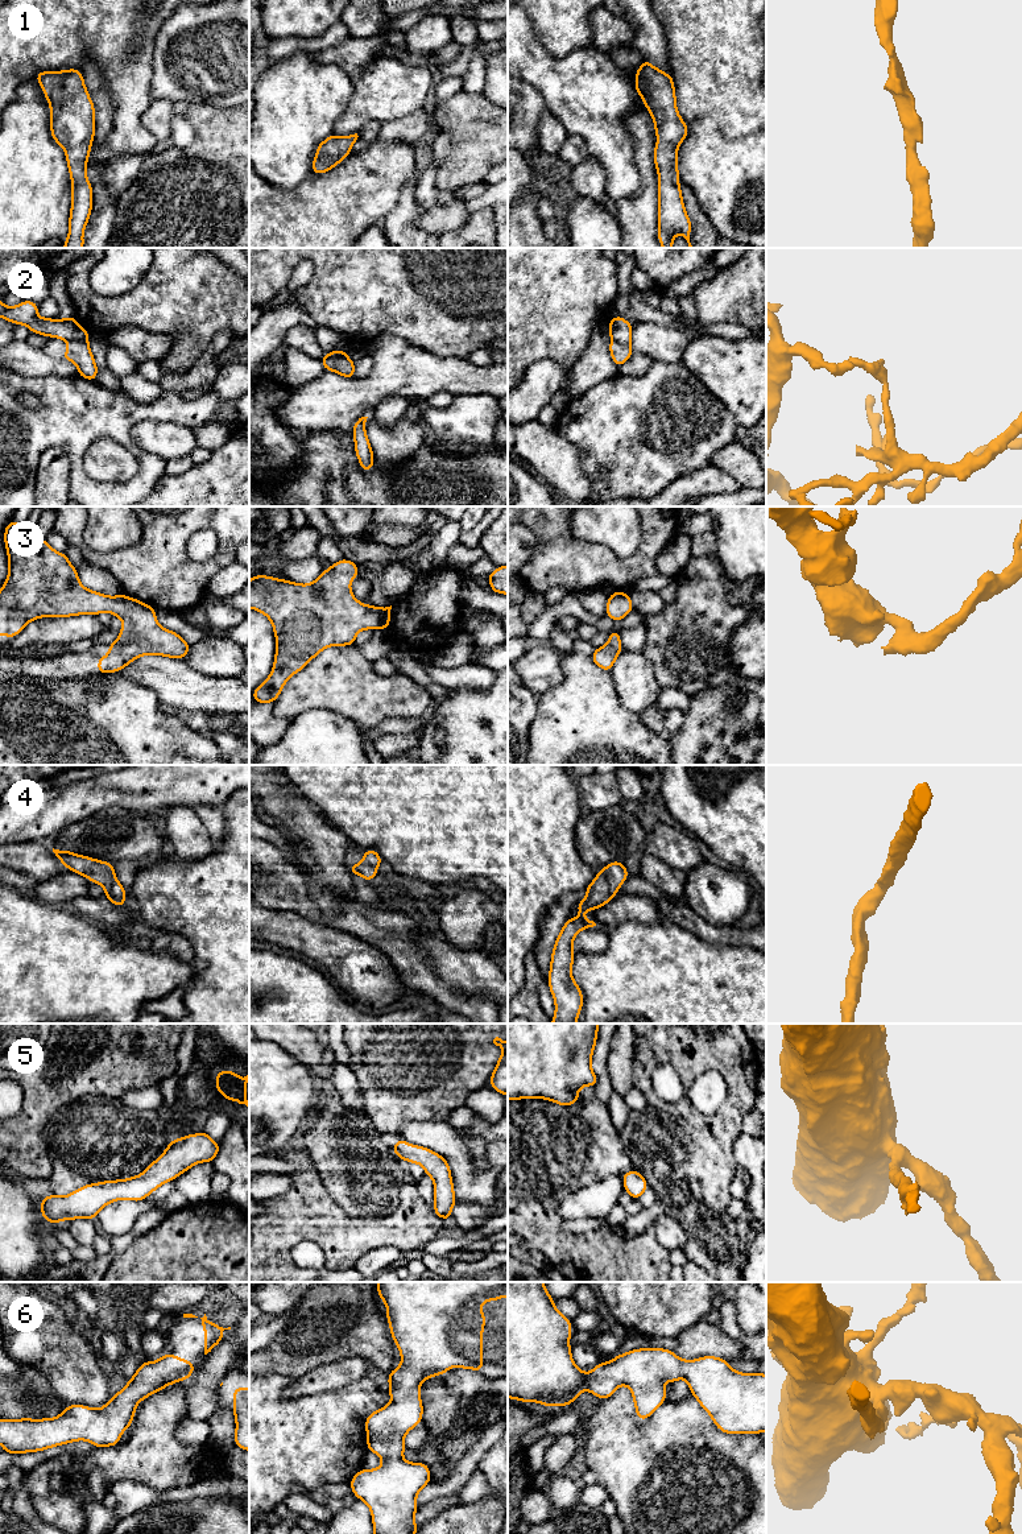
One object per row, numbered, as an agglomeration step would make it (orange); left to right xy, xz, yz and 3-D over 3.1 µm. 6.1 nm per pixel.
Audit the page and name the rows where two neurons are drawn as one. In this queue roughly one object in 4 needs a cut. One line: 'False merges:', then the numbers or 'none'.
False merges: 2

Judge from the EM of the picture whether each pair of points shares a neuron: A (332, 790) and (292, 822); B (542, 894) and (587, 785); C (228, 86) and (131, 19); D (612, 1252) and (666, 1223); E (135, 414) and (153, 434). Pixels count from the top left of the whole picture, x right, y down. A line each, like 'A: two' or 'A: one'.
A: two
B: two
C: two
D: two
E: two

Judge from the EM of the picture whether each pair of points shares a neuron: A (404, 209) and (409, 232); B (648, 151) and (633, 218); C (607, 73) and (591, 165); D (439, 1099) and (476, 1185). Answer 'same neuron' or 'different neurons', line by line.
A: same neuron
B: same neuron
C: different neurons
D: different neurons

